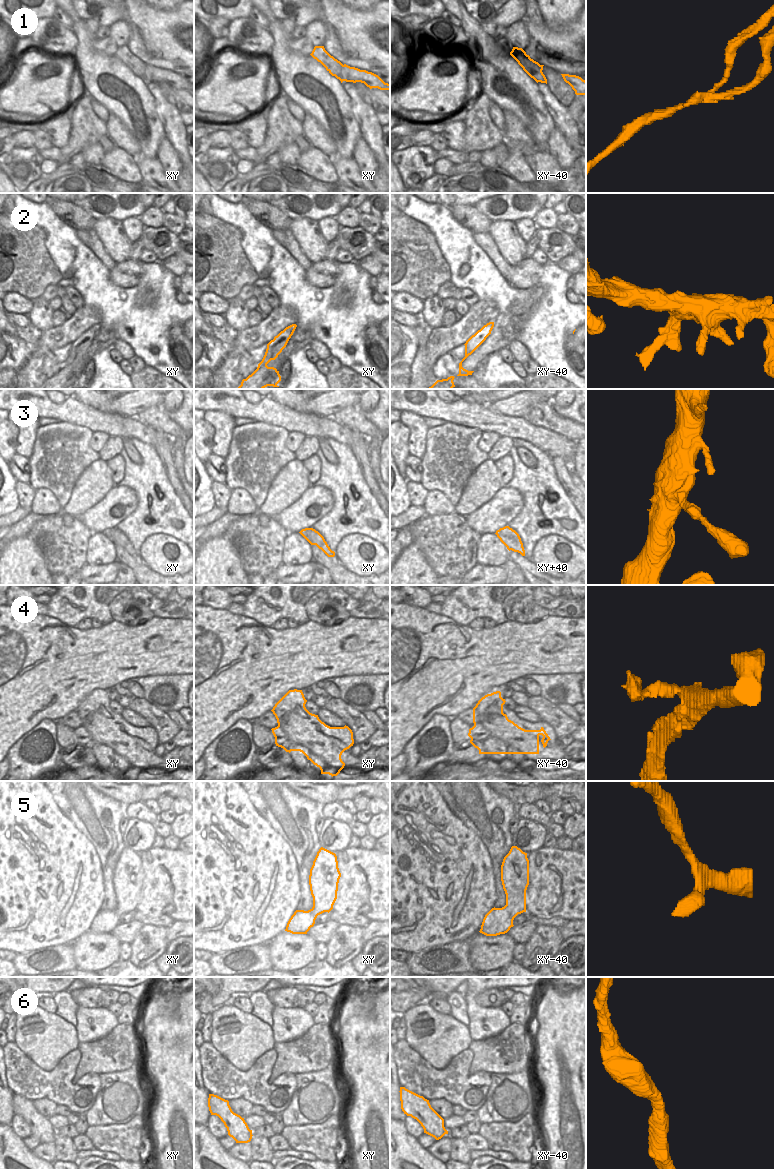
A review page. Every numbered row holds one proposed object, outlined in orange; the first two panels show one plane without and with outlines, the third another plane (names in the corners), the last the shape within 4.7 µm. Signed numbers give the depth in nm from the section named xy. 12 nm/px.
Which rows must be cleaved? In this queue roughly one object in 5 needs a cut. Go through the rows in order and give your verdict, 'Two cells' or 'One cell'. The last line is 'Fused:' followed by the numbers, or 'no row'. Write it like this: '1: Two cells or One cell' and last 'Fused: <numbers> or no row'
1: Two cells
2: One cell
3: One cell
4: One cell
5: One cell
6: One cell
Fused: 1

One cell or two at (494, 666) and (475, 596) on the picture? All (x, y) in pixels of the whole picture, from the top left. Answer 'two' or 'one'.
two

